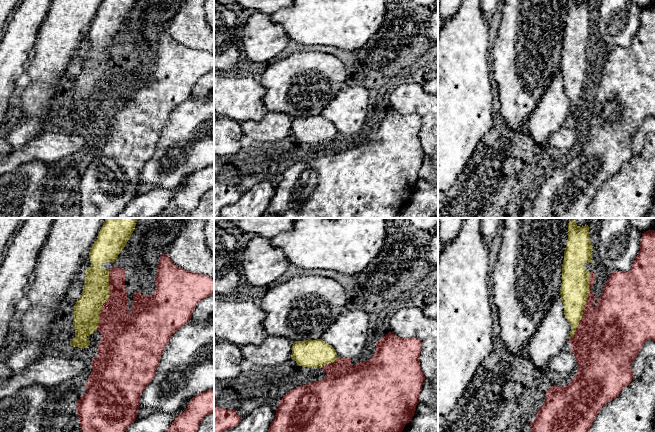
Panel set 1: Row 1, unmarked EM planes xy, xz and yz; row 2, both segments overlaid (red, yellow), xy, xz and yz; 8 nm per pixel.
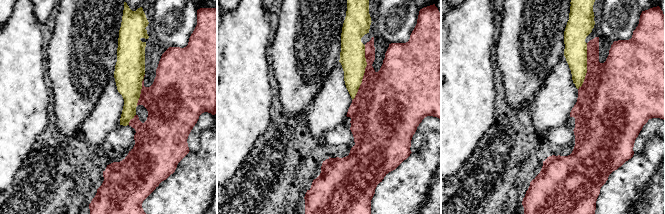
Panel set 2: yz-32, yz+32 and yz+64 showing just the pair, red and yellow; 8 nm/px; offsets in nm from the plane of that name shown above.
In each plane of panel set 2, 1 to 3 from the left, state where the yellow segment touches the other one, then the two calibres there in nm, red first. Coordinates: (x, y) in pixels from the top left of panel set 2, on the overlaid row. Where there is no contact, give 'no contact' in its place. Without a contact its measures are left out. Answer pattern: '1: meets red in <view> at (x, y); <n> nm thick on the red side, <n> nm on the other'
1: meets red in yz-32 at (141, 92); 400 nm thick on the red side, 240 nm on the other
2: meets red in yz+32 at (364, 73); 440 nm thick on the red side, 200 nm on the other
3: meets red in yz+64 at (587, 66); 420 nm thick on the red side, 190 nm on the other

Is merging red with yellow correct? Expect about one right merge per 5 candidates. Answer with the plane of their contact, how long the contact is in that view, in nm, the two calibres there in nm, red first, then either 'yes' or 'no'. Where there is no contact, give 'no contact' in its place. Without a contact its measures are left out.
meets red in yz; contact 550 nm long; 420 nm thick on the red side, 220 nm on the other; no

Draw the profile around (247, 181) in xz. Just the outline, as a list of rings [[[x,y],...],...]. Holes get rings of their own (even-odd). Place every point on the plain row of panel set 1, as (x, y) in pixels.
[[[252,173],[241,175],[238,178],[237,185],[243,188],[245,191],[251,189],[254,185],[267,181],[275,186],[278,184],[280,177],[274,174],[265,174],[265,173]]]

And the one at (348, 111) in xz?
[[[344,85],[320,115],[331,121],[338,133],[355,134],[369,122],[371,93],[362,86]]]

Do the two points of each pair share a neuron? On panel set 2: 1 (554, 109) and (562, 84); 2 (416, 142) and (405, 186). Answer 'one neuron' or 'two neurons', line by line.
1: one neuron
2: two neurons

